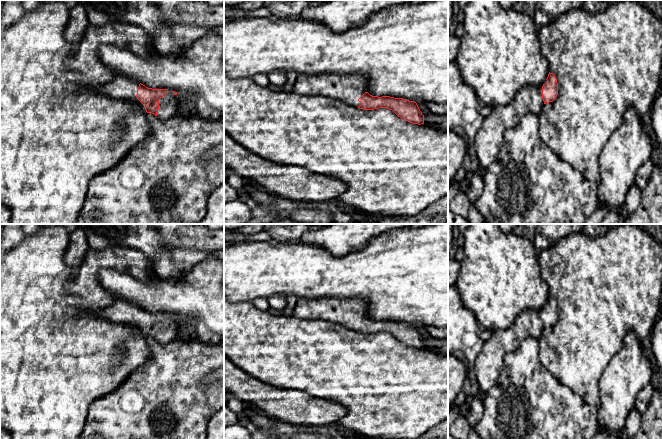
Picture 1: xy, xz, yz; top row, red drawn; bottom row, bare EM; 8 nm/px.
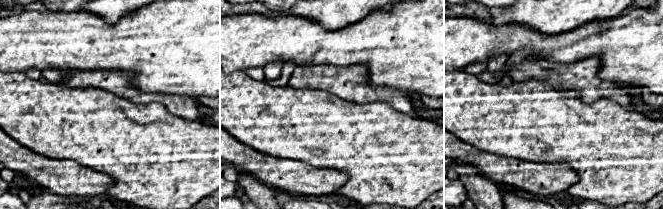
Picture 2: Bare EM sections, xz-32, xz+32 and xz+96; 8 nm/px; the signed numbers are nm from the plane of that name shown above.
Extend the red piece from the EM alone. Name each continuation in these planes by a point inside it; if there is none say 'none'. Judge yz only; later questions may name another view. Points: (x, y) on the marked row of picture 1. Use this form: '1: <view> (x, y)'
1: yz (489, 139)

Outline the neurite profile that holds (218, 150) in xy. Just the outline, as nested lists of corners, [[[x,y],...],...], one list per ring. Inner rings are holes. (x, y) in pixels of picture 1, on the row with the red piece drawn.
[[[224,143],[212,148],[211,150],[208,151],[208,153],[206,155],[207,155],[207,157],[224,155]]]

